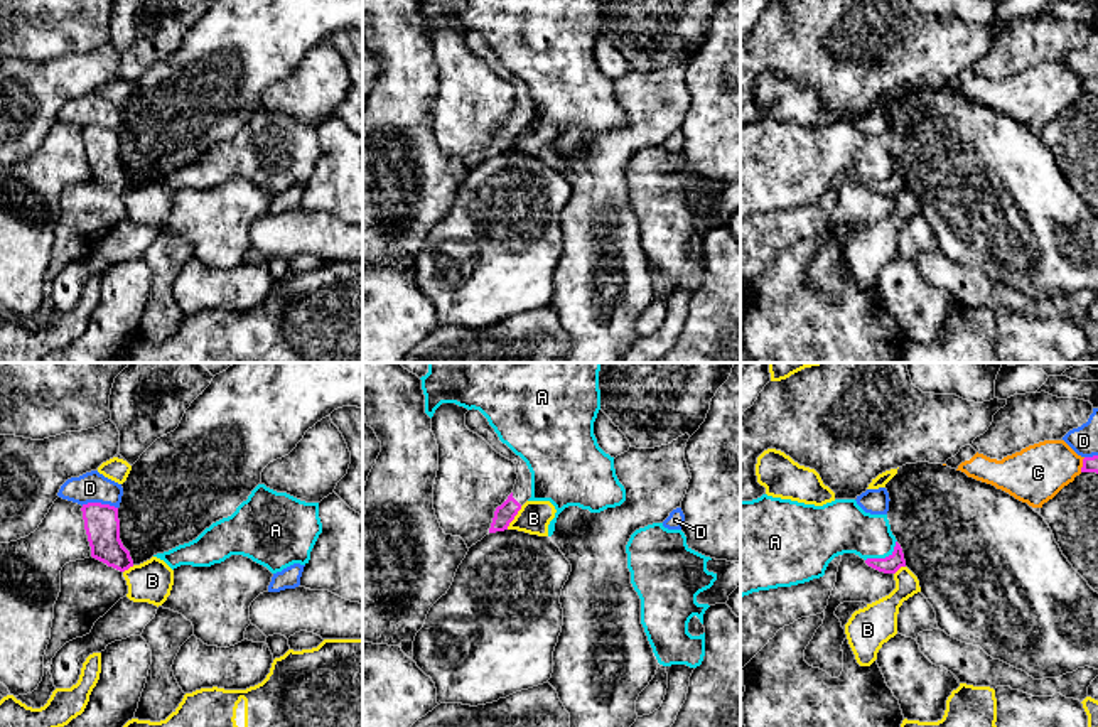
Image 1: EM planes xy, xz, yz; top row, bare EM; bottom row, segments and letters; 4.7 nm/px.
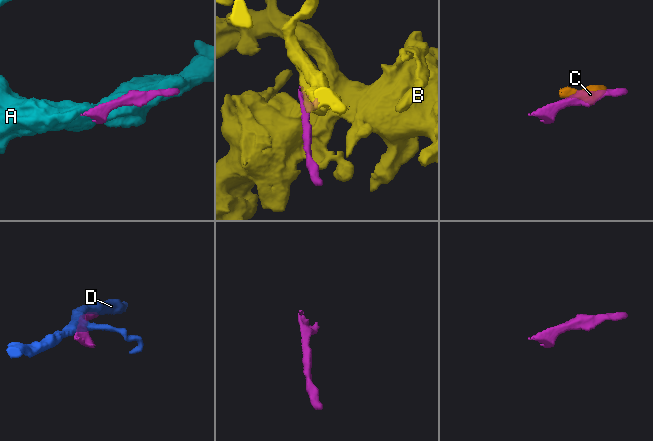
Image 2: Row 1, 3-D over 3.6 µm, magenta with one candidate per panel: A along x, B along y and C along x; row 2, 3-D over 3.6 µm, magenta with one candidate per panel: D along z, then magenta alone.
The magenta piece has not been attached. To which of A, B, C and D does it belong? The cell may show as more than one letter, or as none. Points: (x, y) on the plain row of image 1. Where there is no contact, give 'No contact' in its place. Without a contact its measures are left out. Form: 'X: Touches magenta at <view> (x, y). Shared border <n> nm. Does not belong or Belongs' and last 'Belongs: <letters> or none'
A: Touches magenta at yz (886, 179). Shared border 180 nm. Does not belong
B: Touches magenta at xz (513, 140). Shared border 130 nm. Does not belong
C: Touches magenta at yz (1083, 86). Shared border 80 nm. Does not belong
D: Touches magenta at xy (100, 125). Shared border 180 nm. Does not belong
Belongs: none

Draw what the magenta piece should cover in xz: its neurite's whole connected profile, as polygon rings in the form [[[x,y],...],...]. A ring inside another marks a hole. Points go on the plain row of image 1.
[[[469,32],[466,35],[466,49],[482,59],[498,76],[509,83],[516,83],[516,106],[508,121],[496,130],[489,155],[508,152],[521,128],[531,120],[531,94],[526,84],[516,78],[506,66],[503,66],[489,47],[487,40],[479,32]]]

